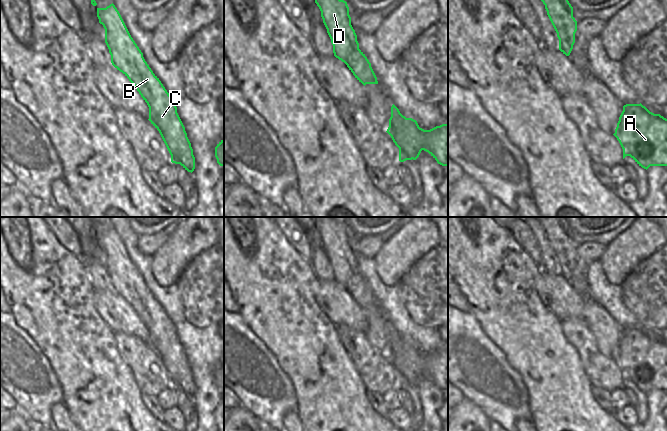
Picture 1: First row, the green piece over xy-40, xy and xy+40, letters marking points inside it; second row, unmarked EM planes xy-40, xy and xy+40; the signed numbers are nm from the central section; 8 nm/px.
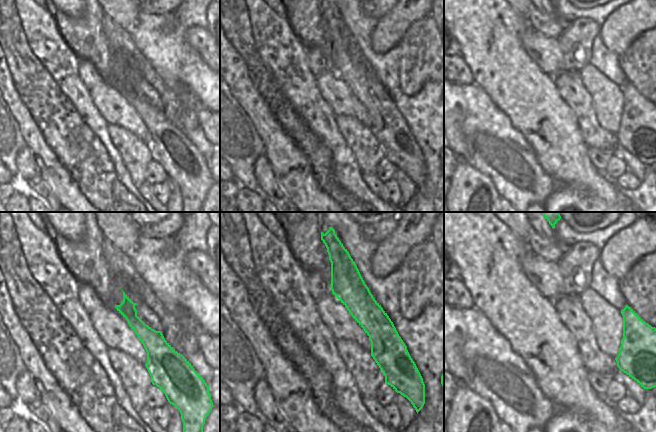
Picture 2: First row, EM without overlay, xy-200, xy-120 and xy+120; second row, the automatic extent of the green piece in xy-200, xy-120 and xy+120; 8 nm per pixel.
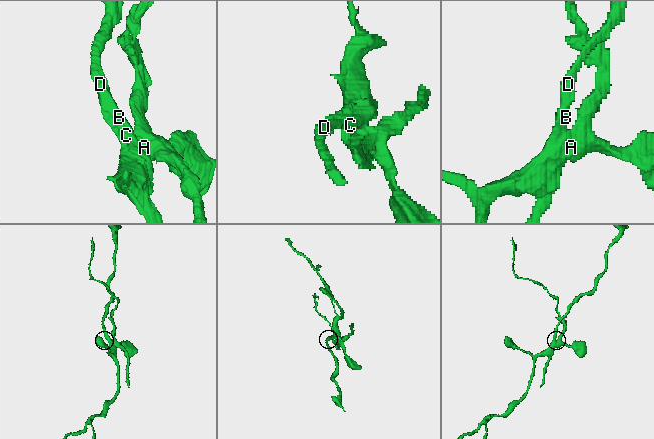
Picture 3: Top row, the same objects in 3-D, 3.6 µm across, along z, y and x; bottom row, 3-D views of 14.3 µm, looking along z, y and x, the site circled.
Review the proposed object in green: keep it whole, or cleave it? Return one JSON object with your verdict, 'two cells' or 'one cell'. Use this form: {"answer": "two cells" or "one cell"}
{"answer": "two cells"}

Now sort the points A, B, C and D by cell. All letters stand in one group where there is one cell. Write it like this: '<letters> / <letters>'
A / B C D

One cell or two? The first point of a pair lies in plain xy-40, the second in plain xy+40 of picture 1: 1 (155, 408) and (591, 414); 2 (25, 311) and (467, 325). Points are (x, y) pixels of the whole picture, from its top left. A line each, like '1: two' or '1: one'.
1: two
2: two

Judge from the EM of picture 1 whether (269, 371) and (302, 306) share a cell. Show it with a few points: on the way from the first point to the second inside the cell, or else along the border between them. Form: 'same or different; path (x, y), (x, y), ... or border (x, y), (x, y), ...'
different; border (261, 339), (276, 359), (280, 368), (289, 377)

